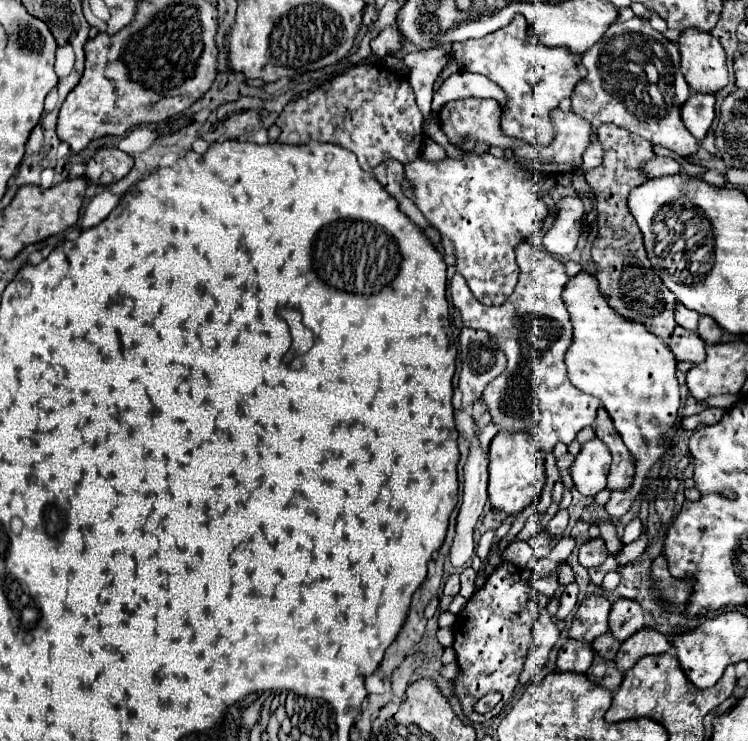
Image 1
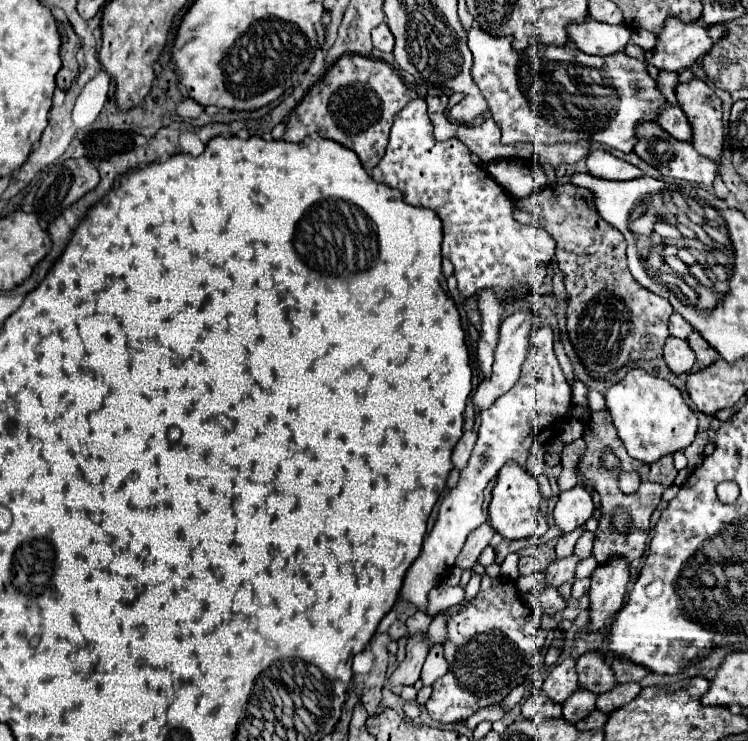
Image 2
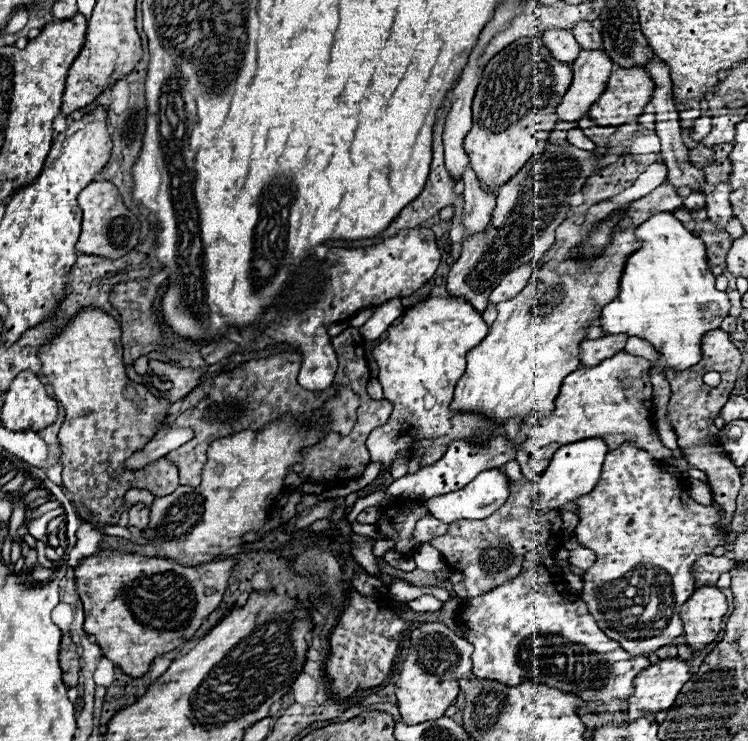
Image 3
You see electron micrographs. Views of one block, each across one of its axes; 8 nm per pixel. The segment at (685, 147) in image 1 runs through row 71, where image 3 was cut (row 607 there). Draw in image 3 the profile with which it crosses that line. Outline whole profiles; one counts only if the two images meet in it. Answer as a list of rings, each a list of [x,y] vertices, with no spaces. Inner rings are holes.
[[[624,442],[620,448],[606,454],[598,484],[586,496],[576,498],[574,504],[580,514],[580,524],[576,526],[574,536],[584,548],[596,552],[594,566],[582,576],[584,588],[580,598],[586,602],[590,616],[598,622],[602,632],[632,654],[654,652],[682,636],[680,606],[696,590],[692,566],[700,556],[710,554],[718,546],[726,546],[730,540],[728,530],[718,526],[722,518],[720,512],[714,506],[698,504],[690,496],[684,480],[666,472],[656,458],[634,442]]]

